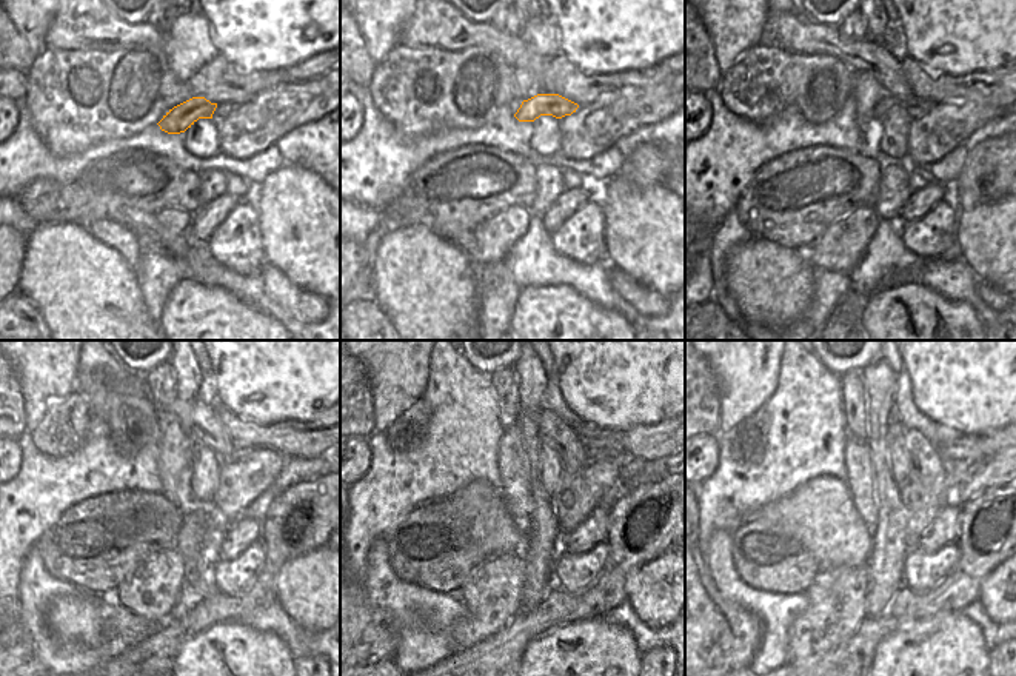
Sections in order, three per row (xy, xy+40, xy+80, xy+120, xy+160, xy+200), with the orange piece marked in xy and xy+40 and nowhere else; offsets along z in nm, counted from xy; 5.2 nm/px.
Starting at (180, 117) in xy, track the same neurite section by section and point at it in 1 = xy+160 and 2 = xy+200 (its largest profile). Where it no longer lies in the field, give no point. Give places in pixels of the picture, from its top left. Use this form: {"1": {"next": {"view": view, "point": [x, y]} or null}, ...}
{"1": {"next": {"view": "xy+160", "point": [598, 447]}}, "2": {"next": {"view": "xy+200", "point": [965, 448]}}}

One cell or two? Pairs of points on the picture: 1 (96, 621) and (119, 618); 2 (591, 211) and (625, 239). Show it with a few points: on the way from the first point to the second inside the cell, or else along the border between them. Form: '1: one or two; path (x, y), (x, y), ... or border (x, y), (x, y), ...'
1: two; border (116, 604), (108, 607), (106, 635)
2: two; border (591, 200), (602, 207), (602, 236), (607, 257)

